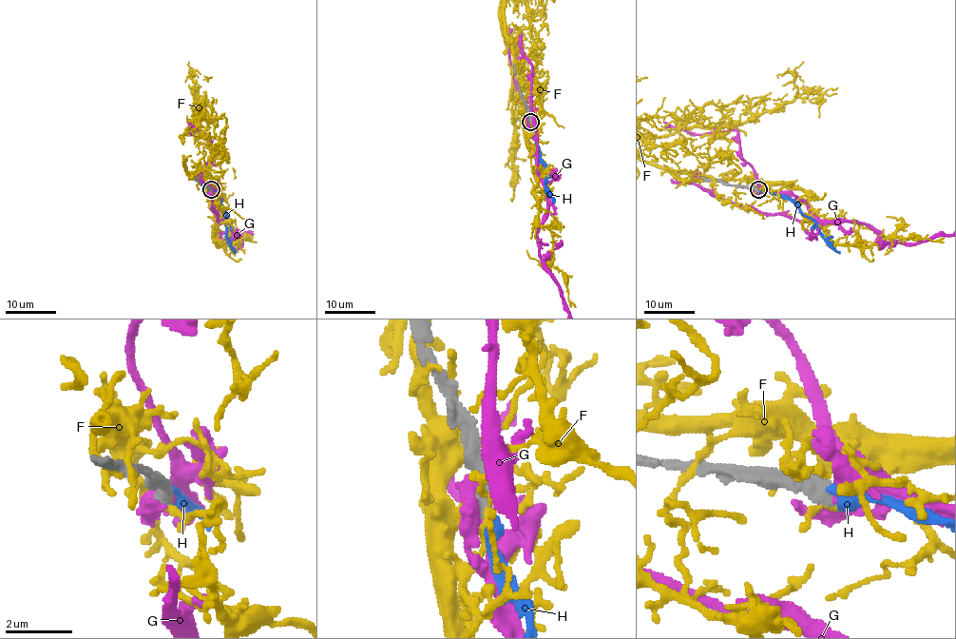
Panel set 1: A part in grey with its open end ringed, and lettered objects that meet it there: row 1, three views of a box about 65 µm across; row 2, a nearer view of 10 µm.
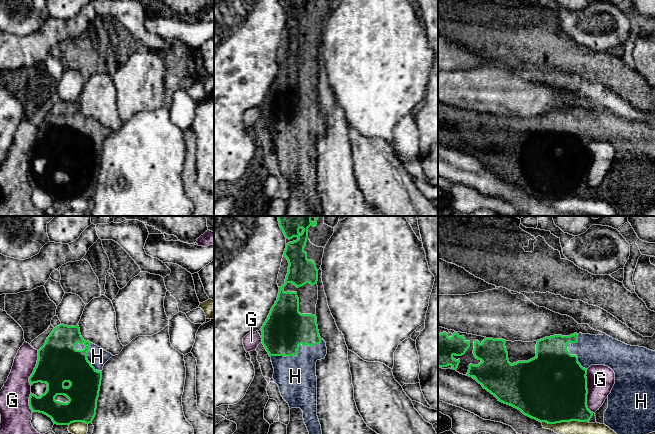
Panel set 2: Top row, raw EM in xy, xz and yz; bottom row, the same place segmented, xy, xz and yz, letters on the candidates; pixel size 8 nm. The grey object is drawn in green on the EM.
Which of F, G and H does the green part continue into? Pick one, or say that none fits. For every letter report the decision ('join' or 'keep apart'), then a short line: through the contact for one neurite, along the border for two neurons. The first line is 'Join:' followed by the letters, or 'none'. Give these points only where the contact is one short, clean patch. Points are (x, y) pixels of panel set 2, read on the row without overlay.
Join: H
F: keep apart
G: keep apart
H: join

